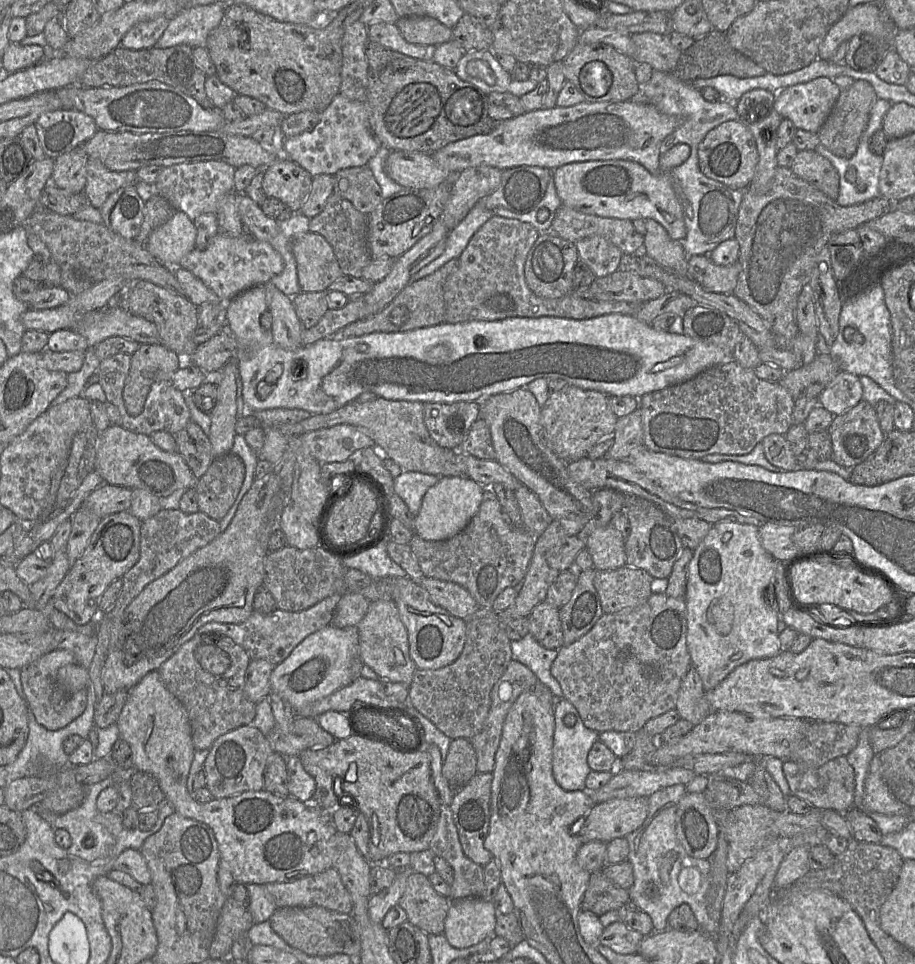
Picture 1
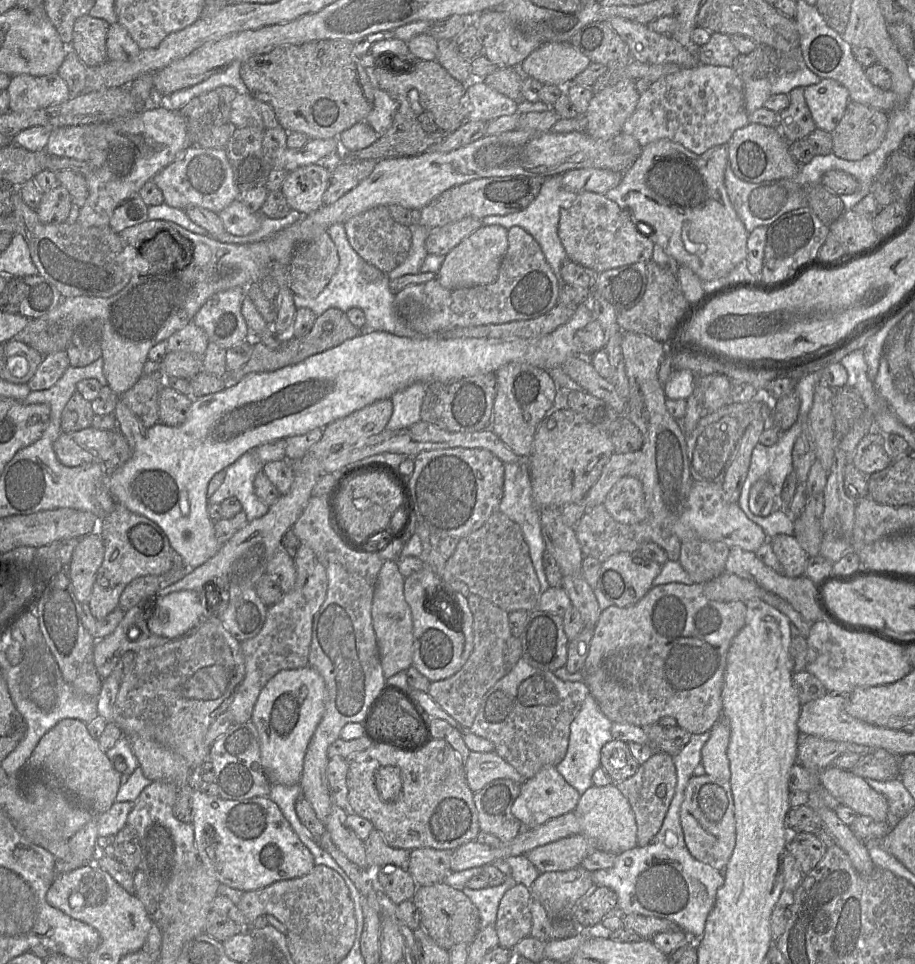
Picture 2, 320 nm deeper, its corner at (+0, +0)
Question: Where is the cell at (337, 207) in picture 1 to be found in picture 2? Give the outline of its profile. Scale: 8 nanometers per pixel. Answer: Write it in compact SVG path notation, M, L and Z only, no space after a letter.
M387 206L370 208L343 223L352 248L368 263L388 274L406 259L411 246L411 229L396 222Z

